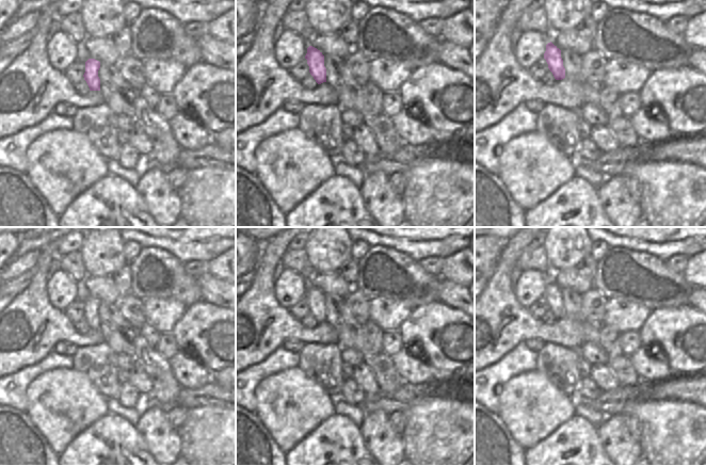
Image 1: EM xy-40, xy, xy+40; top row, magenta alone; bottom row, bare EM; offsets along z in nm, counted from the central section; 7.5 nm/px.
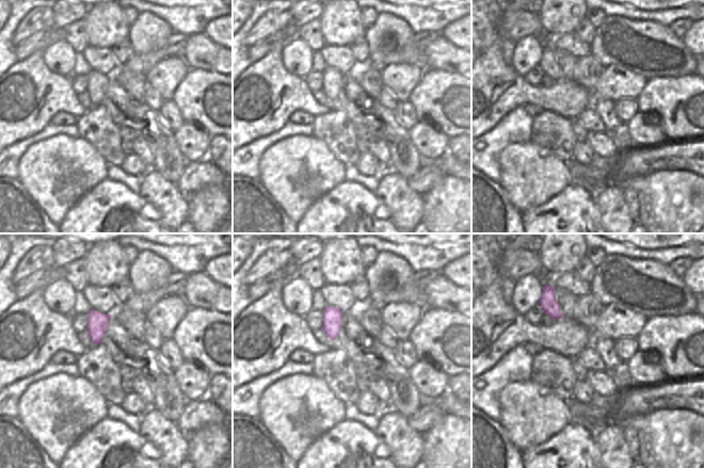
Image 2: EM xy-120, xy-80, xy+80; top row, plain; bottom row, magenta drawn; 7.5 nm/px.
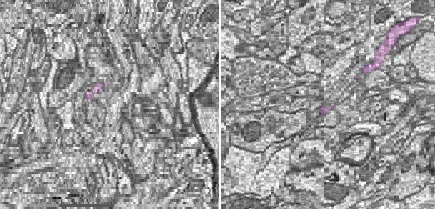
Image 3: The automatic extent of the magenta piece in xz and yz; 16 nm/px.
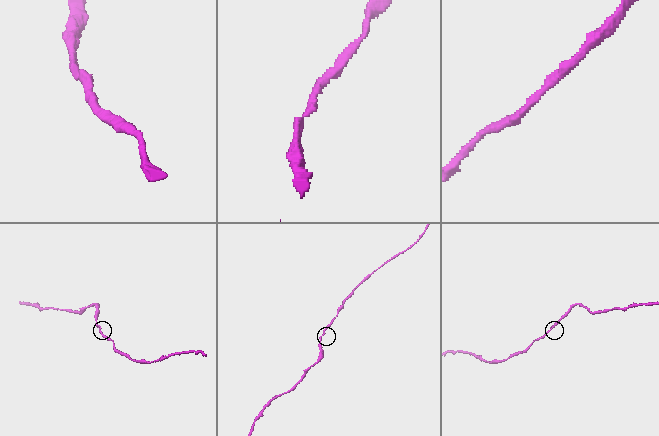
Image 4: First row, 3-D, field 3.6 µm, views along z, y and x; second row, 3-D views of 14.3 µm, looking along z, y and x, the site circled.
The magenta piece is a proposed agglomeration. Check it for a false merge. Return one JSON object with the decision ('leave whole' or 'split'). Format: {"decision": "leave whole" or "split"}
{"decision": "leave whole"}

